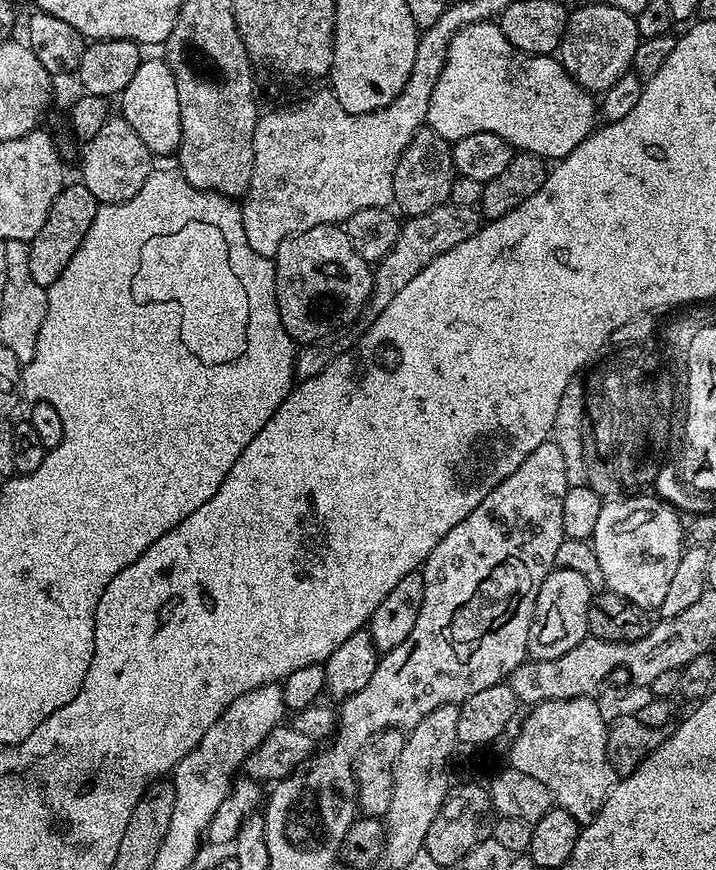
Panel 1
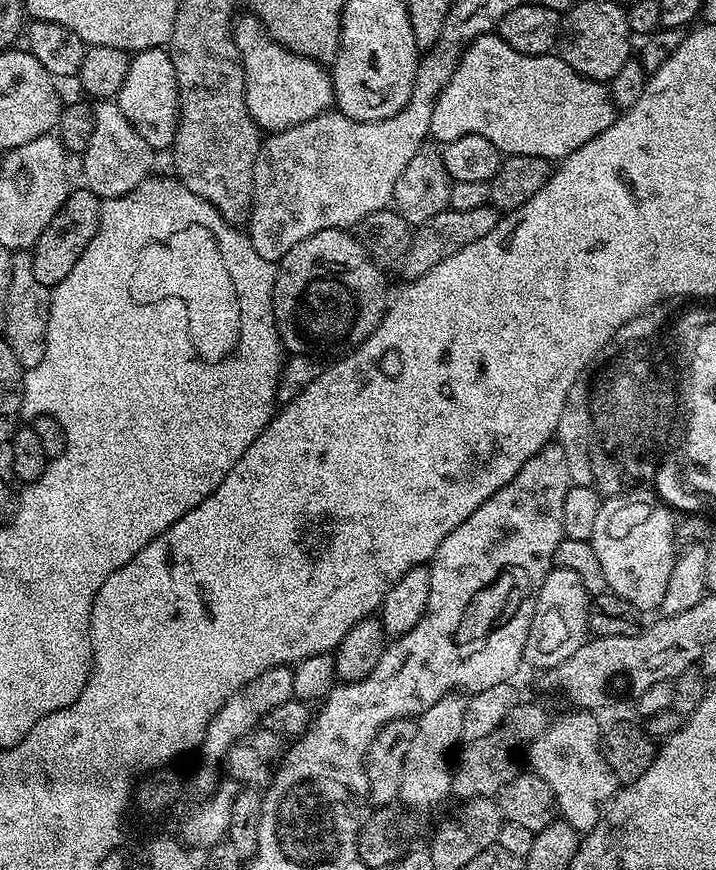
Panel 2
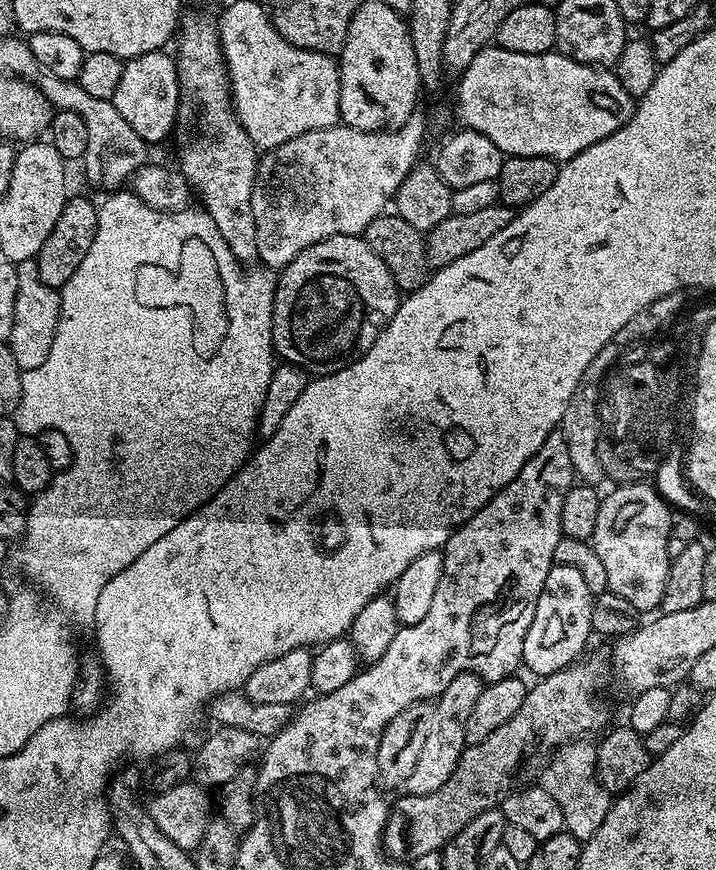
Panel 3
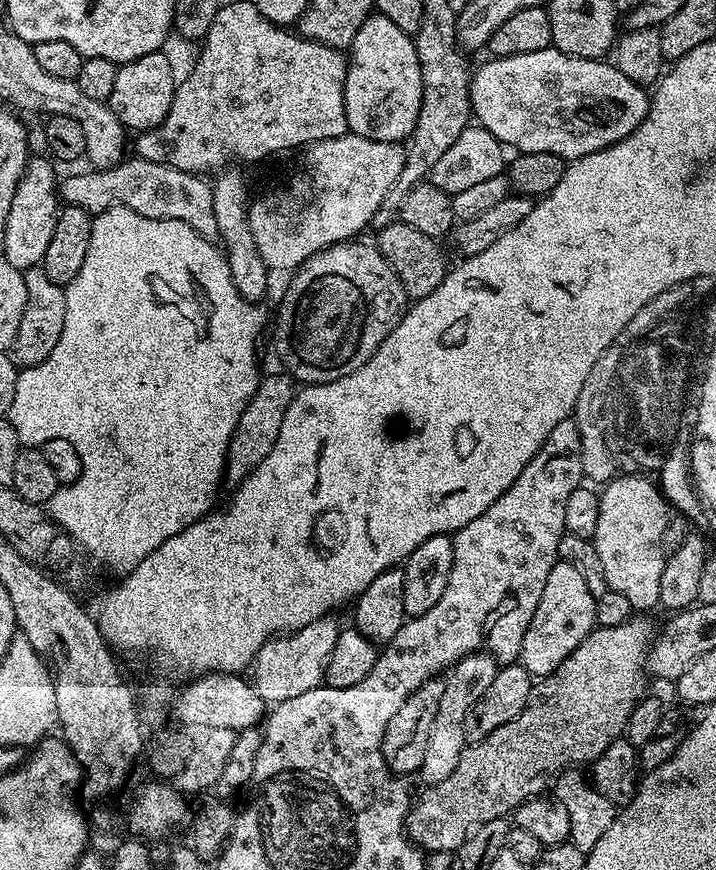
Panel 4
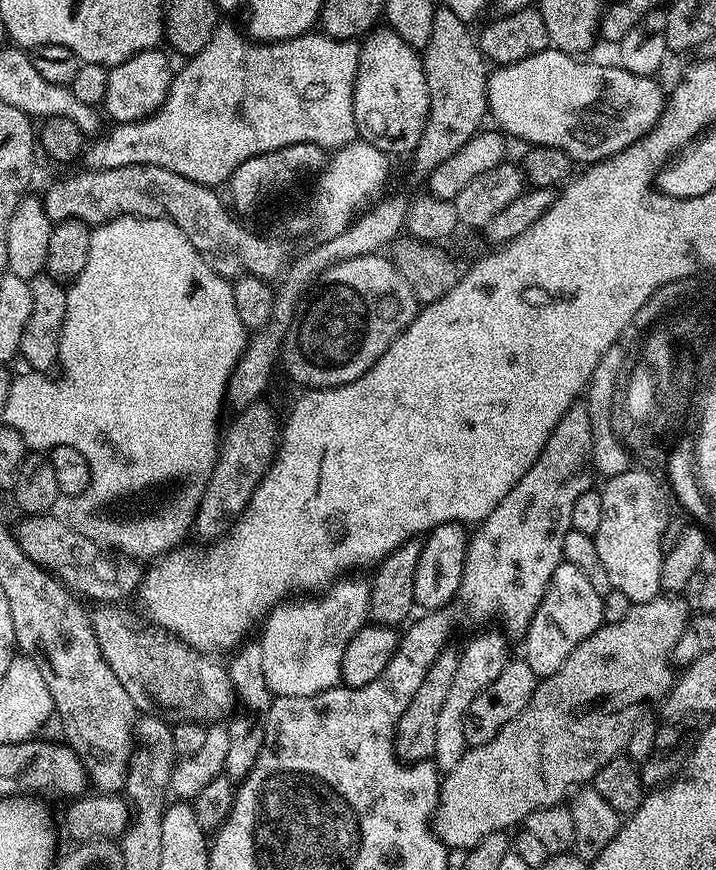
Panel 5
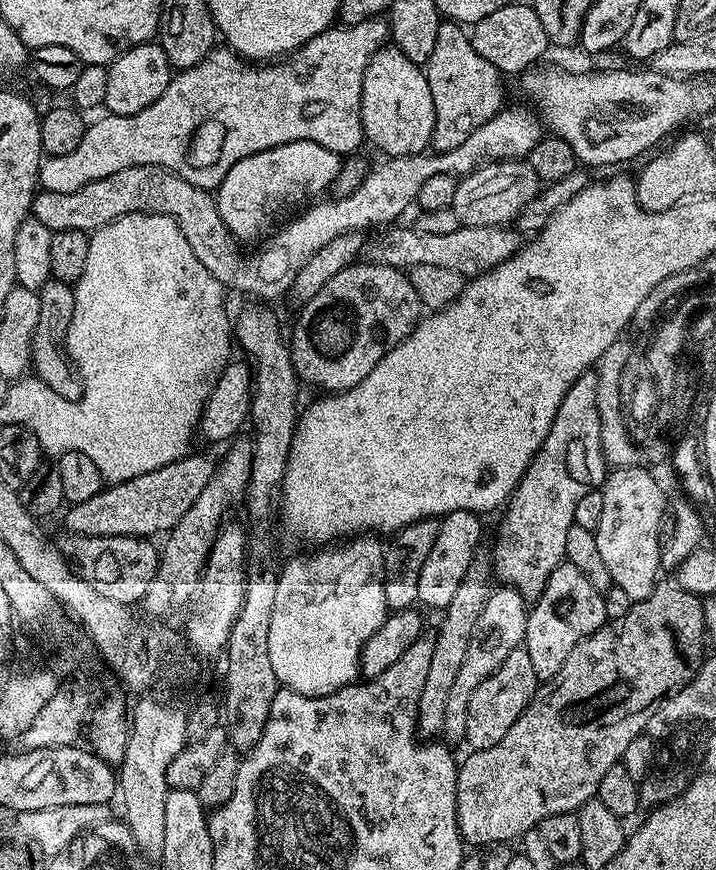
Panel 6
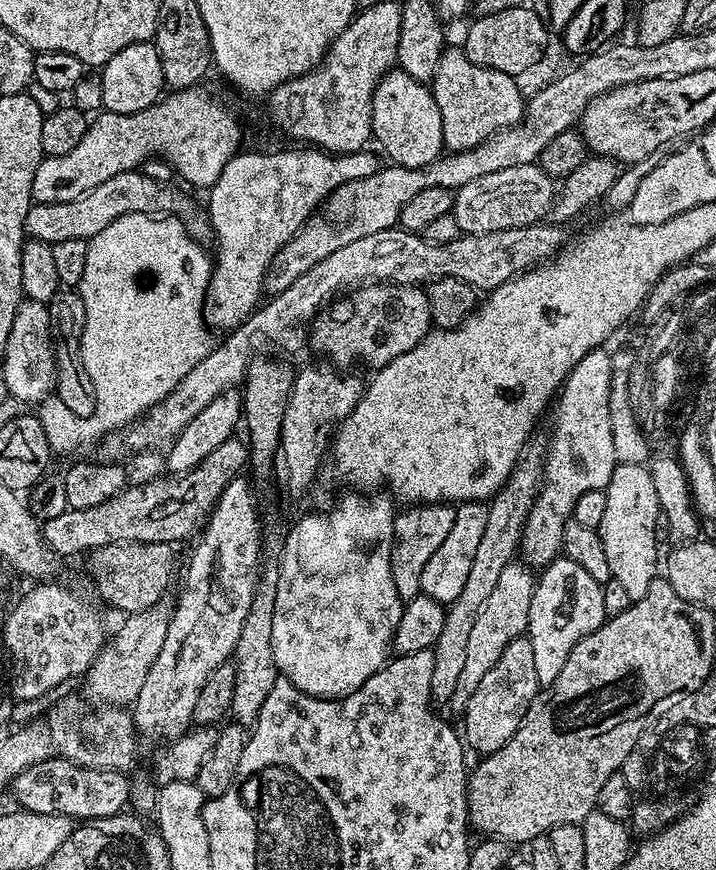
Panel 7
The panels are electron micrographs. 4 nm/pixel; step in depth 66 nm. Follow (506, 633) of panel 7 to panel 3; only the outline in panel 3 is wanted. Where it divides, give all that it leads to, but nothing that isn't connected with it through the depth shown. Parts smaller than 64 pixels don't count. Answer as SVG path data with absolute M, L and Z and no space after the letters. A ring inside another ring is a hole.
M463 672L458 674L458 678L454 678L454 682L450 682L450 686L446 686L446 690L442 690L440 696L435 697L434 718L430 718L430 730L426 733L426 742L423 743L422 750L418 753L418 763L407 773L407 791L411 795L421 796L422 794L437 792L448 781L450 774L454 774L454 766L466 747L464 742L466 718L470 718L470 710L474 710L474 702L478 702L478 694L482 694L484 685L485 681L473 672Z

